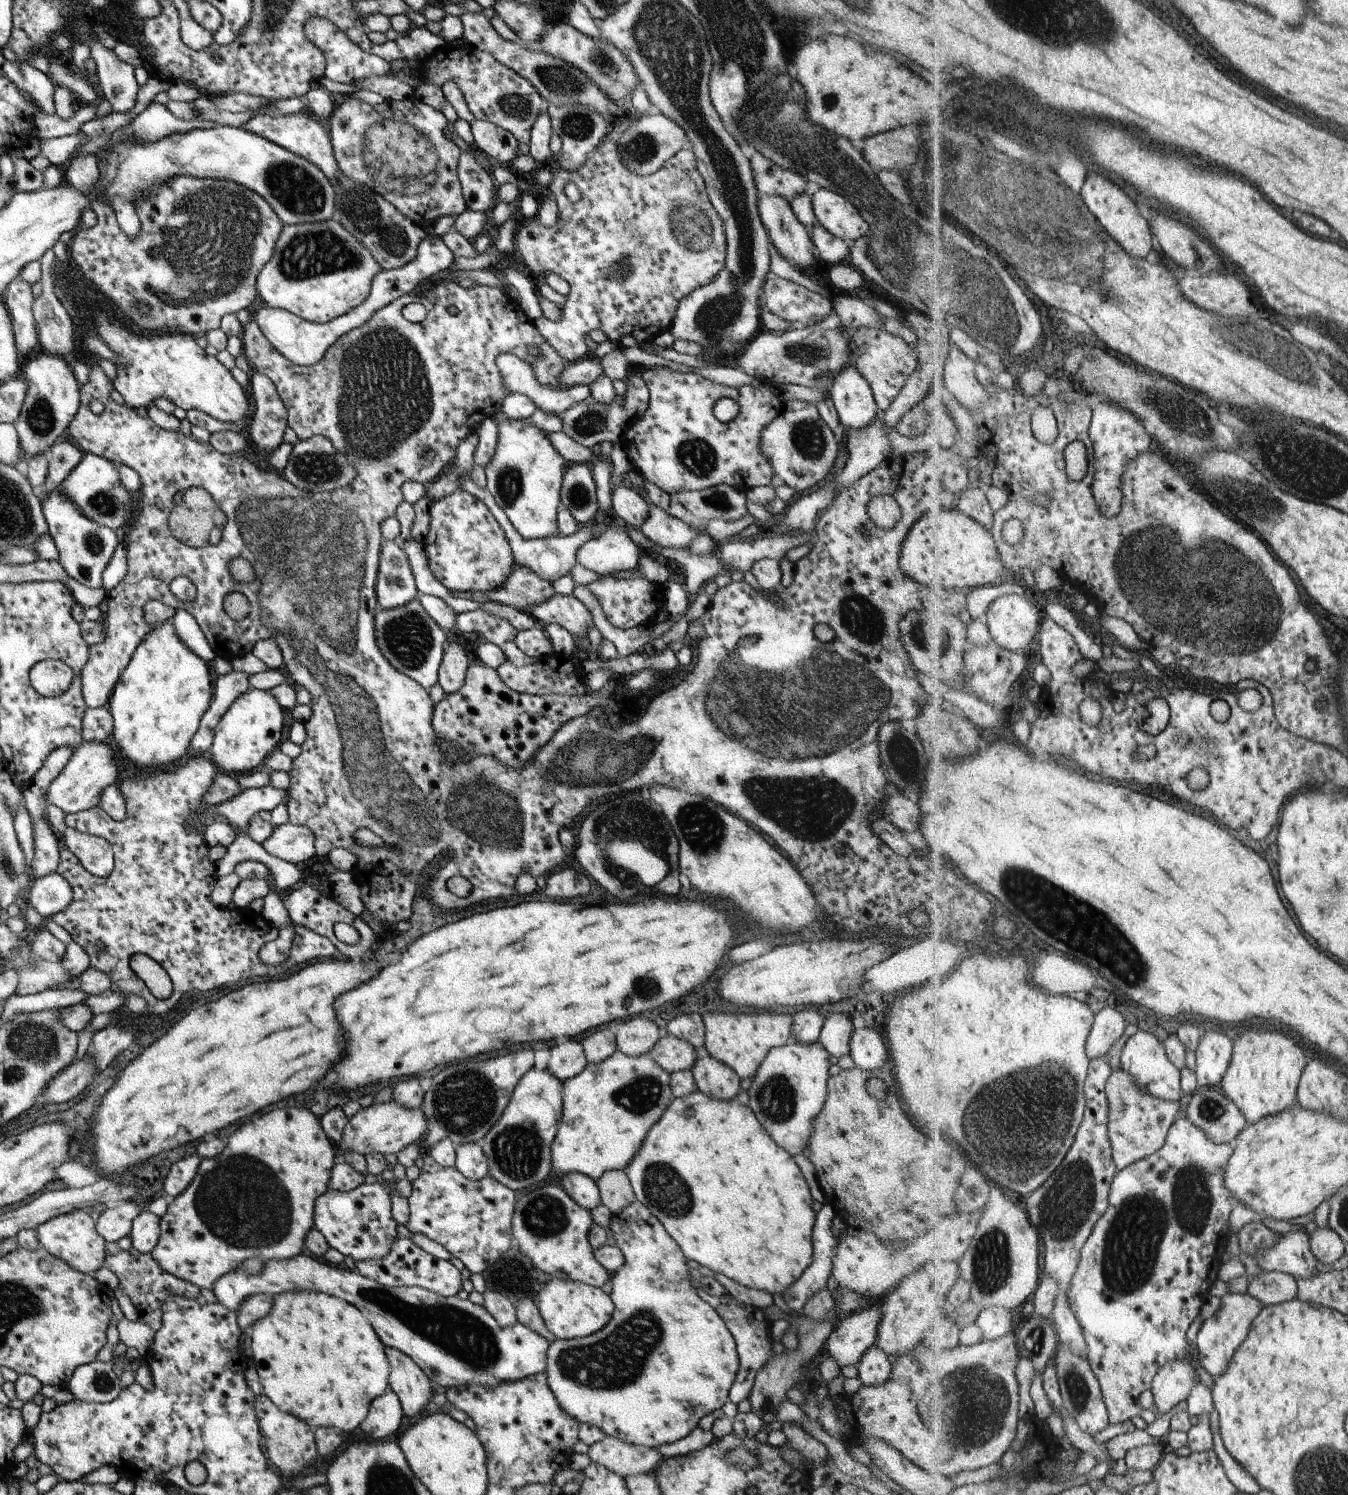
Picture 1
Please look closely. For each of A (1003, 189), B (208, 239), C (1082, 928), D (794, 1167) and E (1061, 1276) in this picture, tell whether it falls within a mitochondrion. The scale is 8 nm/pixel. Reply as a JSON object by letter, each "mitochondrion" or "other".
{"A":"mitochondrion","B":"mitochondrion","C":"mitochondrion","D":"other","E":"other"}

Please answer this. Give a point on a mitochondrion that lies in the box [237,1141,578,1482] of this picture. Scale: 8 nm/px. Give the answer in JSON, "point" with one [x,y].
{"point":[467,1339]}

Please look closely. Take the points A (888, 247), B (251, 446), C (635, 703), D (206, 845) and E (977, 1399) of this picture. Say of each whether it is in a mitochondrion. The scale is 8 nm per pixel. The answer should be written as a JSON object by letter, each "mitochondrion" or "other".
{"A":"mitochondrion","B":"other","C":"other","D":"other","E":"mitochondrion"}

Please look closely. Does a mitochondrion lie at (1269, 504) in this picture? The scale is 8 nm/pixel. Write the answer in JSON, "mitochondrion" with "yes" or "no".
{"mitochondrion":"yes"}

